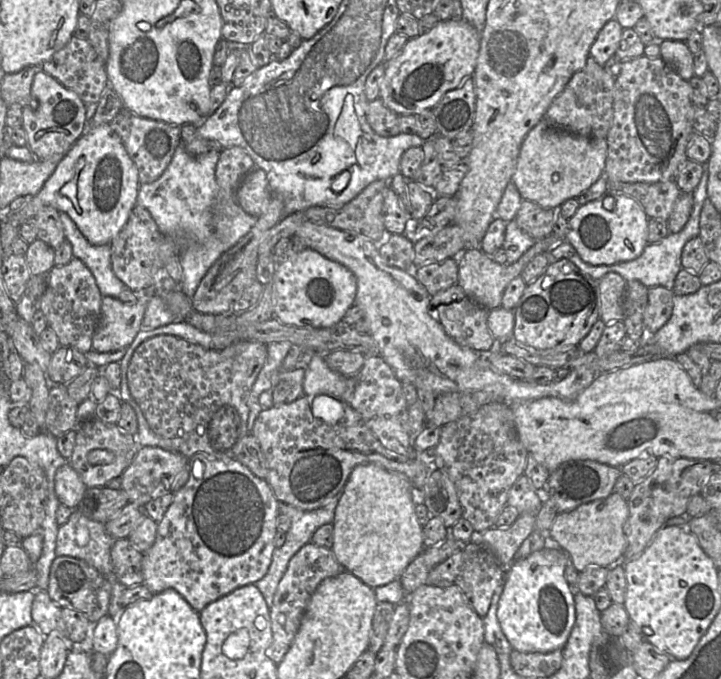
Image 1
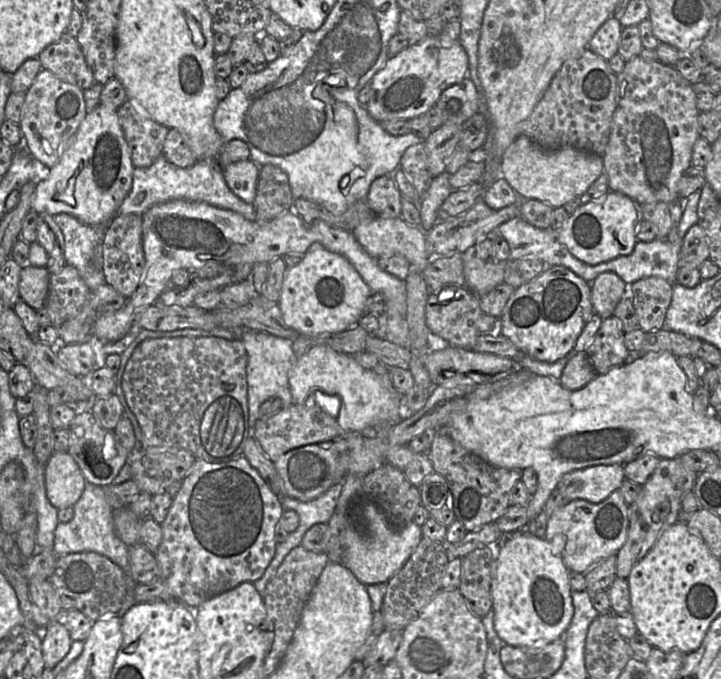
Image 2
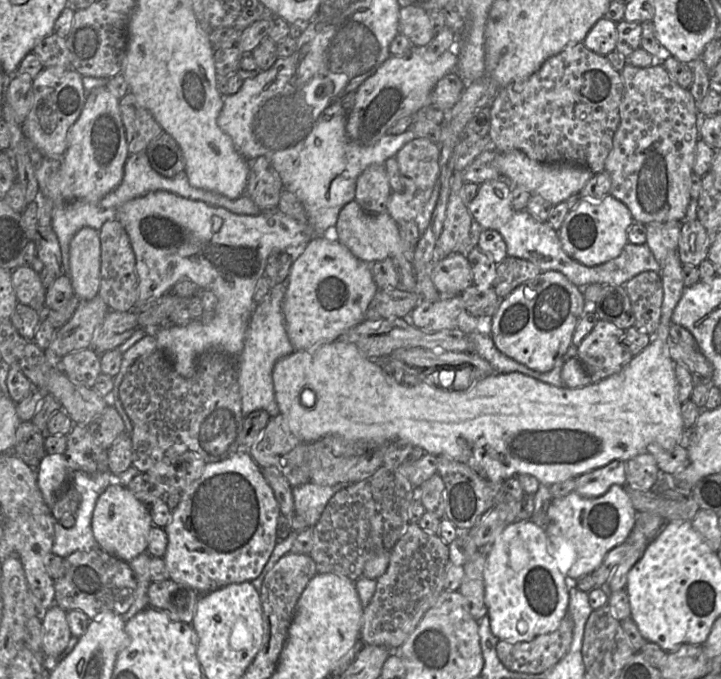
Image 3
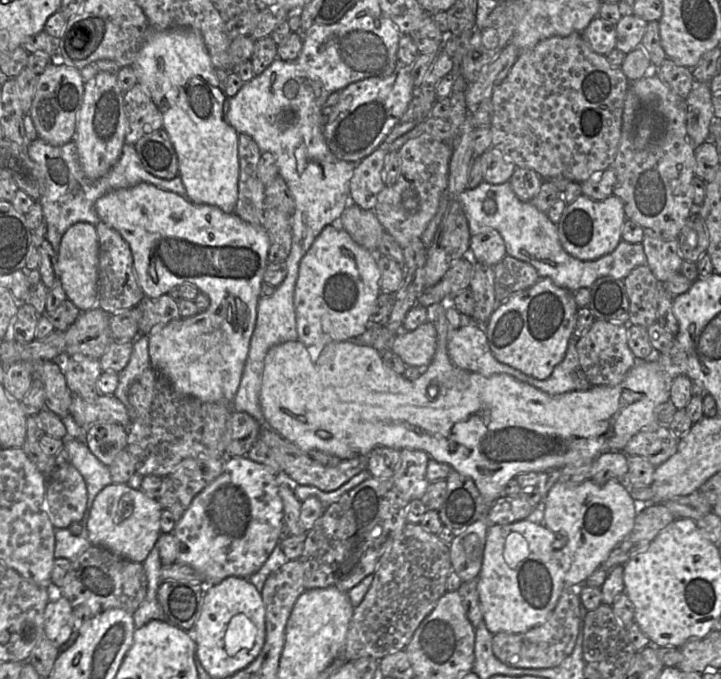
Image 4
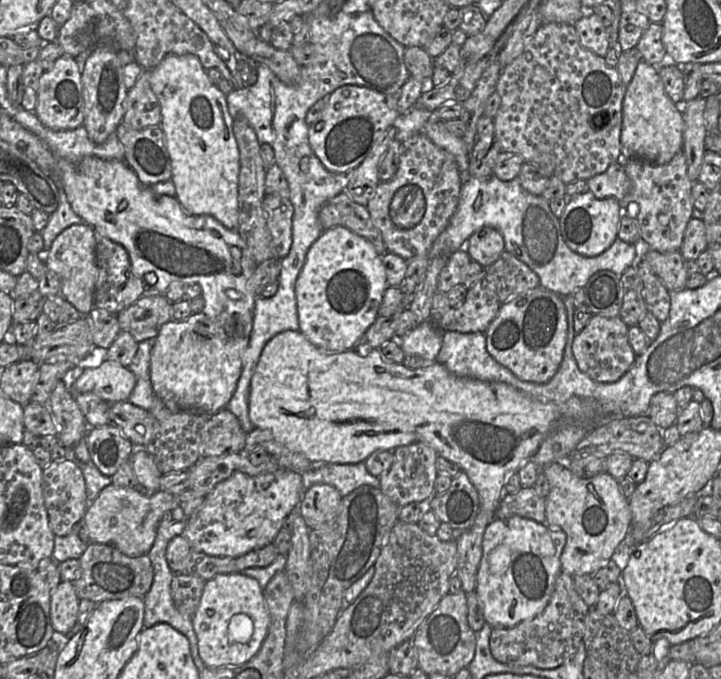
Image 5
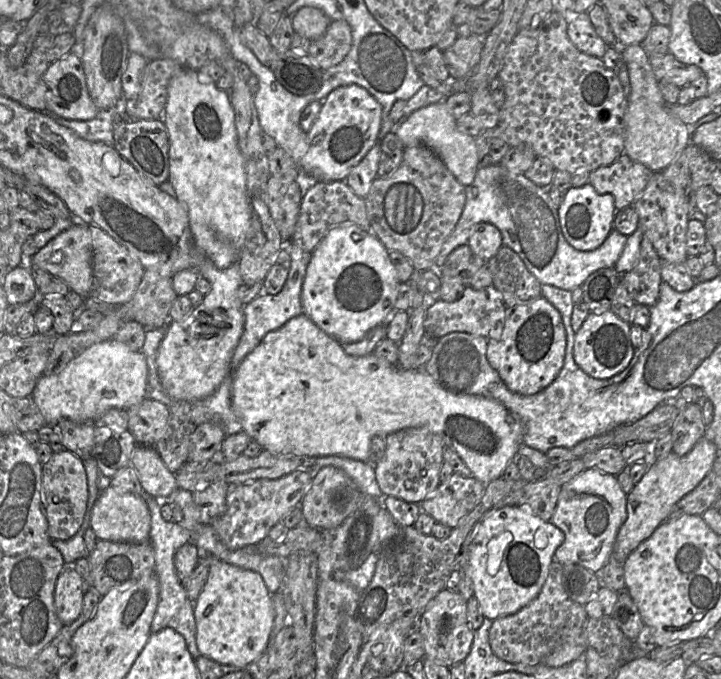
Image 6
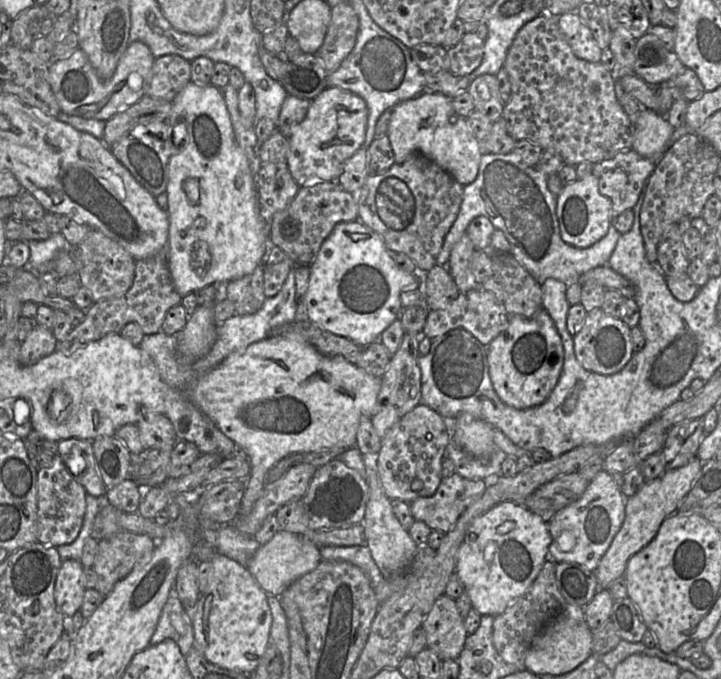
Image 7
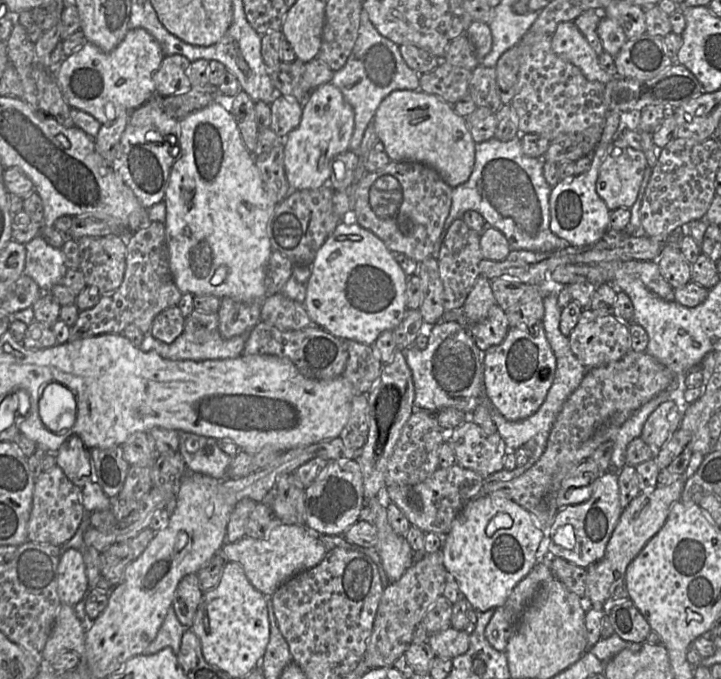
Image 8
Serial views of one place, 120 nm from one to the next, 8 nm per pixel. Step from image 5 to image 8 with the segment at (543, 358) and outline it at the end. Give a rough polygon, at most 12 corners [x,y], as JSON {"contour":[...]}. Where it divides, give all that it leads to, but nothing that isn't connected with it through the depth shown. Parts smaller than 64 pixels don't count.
{"contour":[[542,322],[485,351],[485,396],[509,421],[544,402],[556,358]]}

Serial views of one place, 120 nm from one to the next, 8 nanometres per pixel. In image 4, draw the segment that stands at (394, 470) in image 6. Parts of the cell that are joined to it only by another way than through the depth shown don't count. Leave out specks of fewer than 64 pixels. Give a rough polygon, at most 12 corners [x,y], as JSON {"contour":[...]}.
{"contour":[[400,450],[392,479],[406,500],[421,500],[430,485],[431,457]]}

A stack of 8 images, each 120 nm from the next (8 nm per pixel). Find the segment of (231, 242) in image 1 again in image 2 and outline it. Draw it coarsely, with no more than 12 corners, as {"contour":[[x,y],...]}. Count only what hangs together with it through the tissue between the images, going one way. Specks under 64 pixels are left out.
{"contour":[[162,155],[134,168],[116,216],[174,200],[256,220],[227,186],[218,159],[179,168]]}

